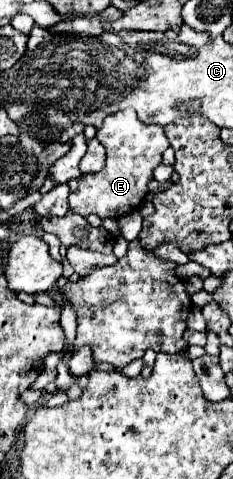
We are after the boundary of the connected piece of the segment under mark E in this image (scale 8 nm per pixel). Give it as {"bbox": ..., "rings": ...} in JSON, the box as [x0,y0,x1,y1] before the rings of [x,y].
{"bbox":[68,108,170,218],"rings":[[[132,108],[106,116],[96,138],[104,142],[106,166],[96,174],[82,174],[80,178],[68,180],[70,210],[80,216],[96,214],[100,218],[120,218],[144,204],[150,192],[148,184],[154,178],[152,172],[162,162],[162,154],[170,144],[162,126],[142,124]]]}

